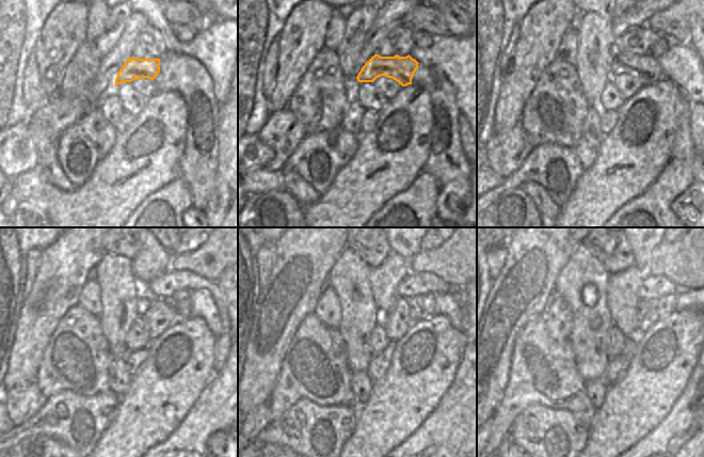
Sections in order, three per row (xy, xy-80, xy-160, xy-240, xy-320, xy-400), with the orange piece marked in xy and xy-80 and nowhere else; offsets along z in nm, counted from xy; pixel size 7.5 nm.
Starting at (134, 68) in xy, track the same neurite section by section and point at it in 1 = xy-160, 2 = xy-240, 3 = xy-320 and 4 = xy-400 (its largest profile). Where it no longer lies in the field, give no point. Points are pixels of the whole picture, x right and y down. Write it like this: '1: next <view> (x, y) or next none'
1: next xy-160 (644, 67)
2: next xy-240 (178, 304)
3: next xy-320 (425, 304)
4: next xy-400 (666, 304)

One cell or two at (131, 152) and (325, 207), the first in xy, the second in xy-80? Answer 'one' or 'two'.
one

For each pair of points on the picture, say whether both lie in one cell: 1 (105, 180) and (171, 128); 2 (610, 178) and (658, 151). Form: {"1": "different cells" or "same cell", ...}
{"1": "same cell", "2": "same cell"}

